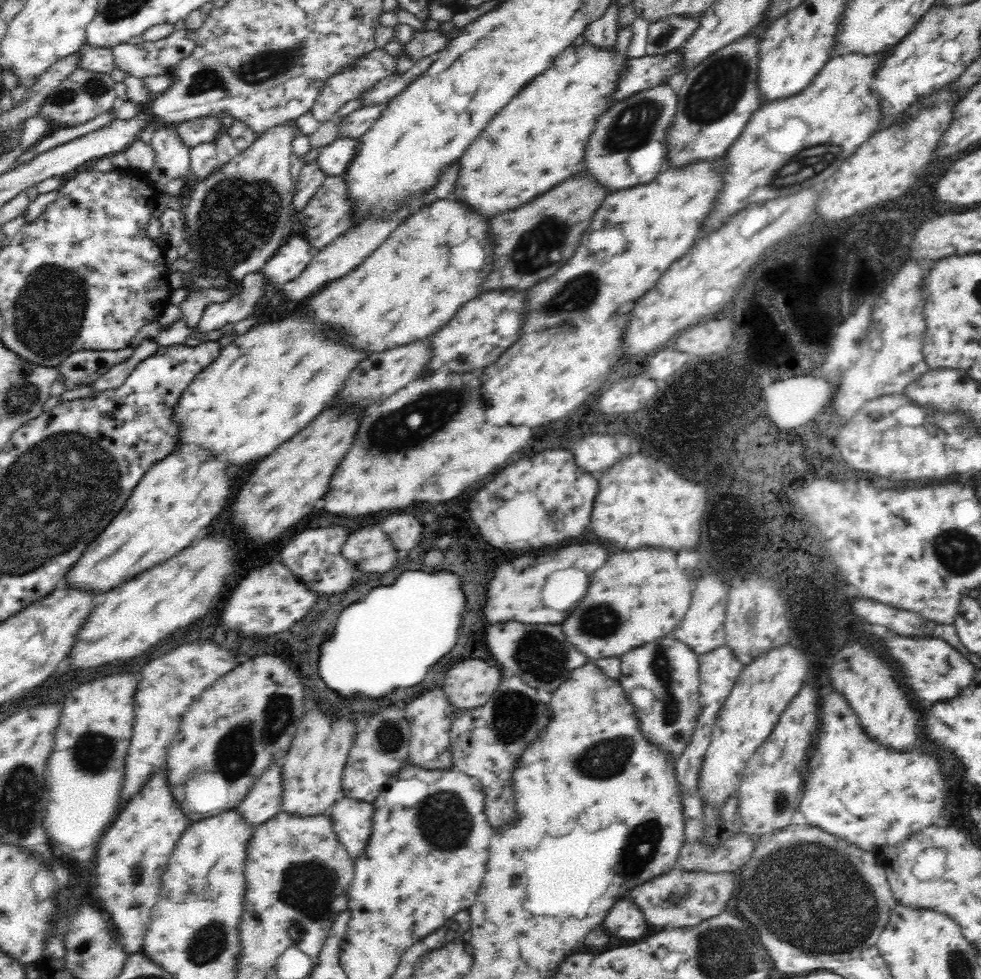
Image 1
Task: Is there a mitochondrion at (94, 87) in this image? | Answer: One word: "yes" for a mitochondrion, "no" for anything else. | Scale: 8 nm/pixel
yes

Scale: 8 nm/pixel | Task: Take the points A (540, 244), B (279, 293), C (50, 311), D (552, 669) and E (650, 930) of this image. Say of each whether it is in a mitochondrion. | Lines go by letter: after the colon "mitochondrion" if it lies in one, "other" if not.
A: mitochondrion
B: other
C: mitochondrion
D: mitochondrion
E: other

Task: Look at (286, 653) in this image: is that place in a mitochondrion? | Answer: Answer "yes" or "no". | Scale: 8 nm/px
no

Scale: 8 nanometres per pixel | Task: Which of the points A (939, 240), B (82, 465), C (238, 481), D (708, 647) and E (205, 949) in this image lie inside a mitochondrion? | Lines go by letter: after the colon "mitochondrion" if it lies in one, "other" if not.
A: other
B: mitochondrion
C: other
D: other
E: mitochondrion

